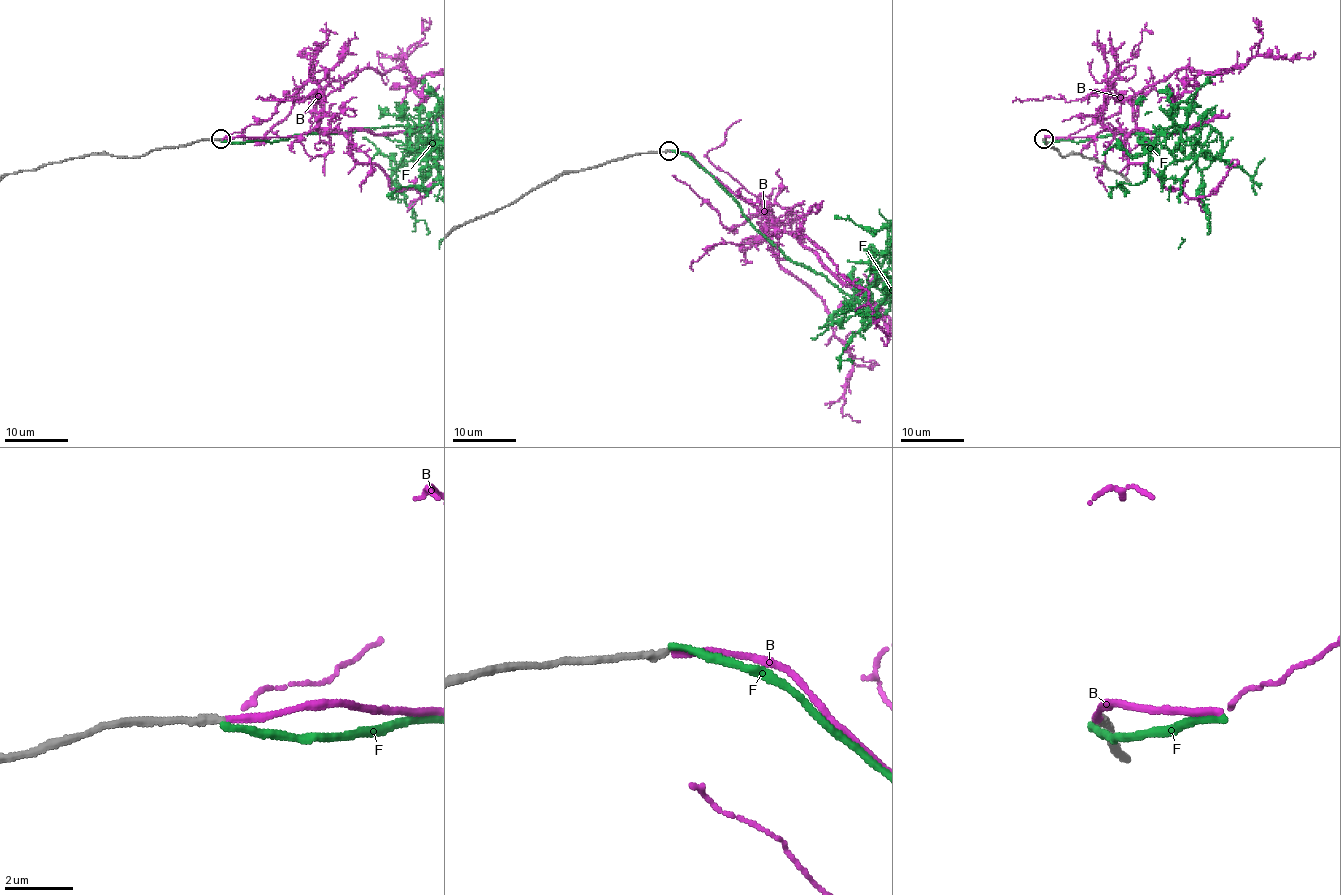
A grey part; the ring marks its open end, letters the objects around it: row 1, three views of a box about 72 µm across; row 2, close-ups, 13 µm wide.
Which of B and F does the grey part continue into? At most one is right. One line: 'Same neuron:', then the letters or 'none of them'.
Same neuron: B

